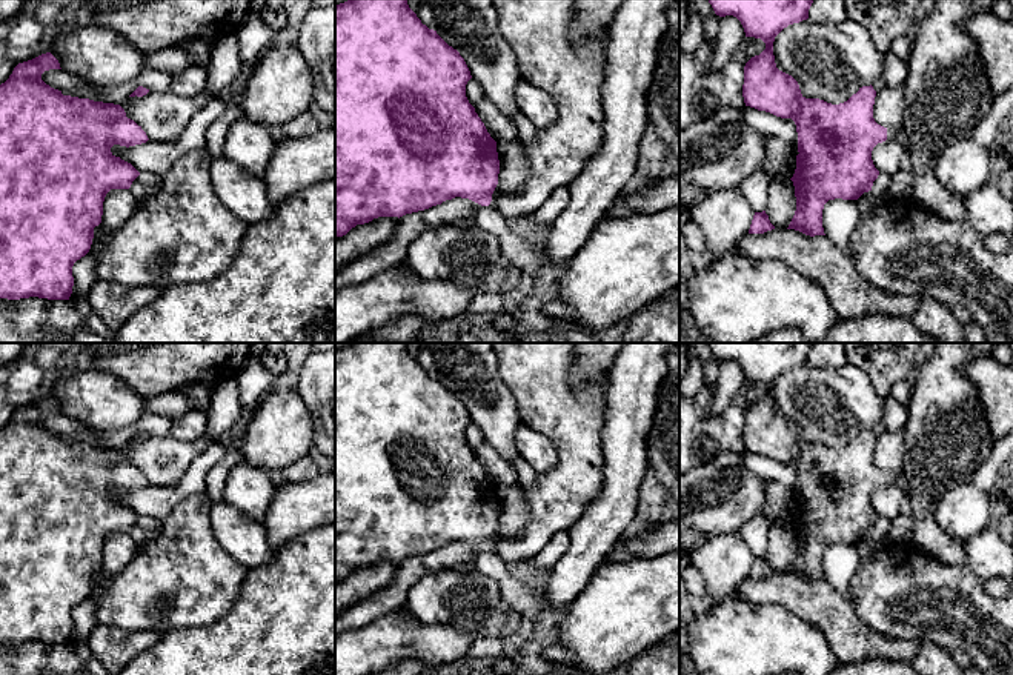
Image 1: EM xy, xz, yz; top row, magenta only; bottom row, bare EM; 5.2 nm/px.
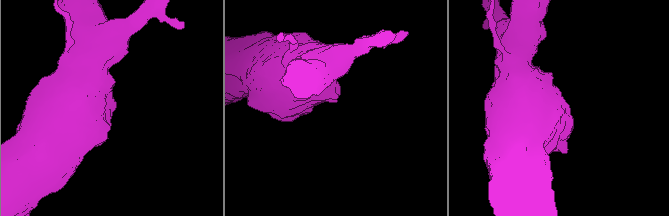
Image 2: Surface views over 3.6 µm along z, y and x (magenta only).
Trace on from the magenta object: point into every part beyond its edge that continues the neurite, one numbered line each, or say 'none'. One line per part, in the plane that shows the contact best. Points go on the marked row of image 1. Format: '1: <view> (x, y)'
1: yz (900, 136)

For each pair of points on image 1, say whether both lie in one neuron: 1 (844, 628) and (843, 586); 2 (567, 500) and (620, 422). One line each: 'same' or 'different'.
1: different
2: different

